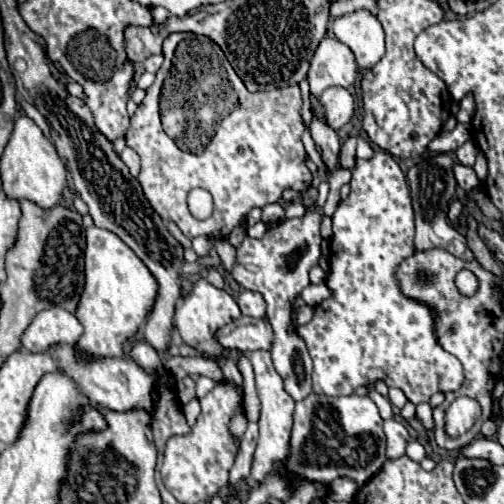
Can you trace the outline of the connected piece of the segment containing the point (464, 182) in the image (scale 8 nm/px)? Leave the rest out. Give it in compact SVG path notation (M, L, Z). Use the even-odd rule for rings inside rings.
M455 162L455 164L453 164L453 174L455 174L457 184L459 184L465 192L469 192L471 188L479 186L479 180L477 180L473 168L469 168L469 166L463 166L463 164Z

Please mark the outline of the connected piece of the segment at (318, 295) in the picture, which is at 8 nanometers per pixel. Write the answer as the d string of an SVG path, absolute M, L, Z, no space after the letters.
M317 284L317 286L307 286L301 292L301 298L305 300L305 304L309 306L317 306L321 300L329 298L329 288L325 284Z

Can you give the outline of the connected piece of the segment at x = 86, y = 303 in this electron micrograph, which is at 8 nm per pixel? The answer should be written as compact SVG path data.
M91 226L85 230L87 234L87 248L85 248L85 284L83 292L79 296L77 310L73 312L77 320L83 324L83 334L77 340L77 350L85 356L93 358L121 358L125 354L125 344L137 334L137 330L145 324L147 316L153 310L155 298L157 298L157 280L149 272L149 268L137 258L137 254L113 232Z

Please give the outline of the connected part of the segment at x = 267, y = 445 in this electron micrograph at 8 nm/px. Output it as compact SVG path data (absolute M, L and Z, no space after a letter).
M255 350L255 352L249 354L249 360L251 360L251 364L253 364L257 394L259 394L259 400L261 400L259 442L257 442L255 462L253 462L251 476L249 476L249 486L257 488L257 486L261 484L261 480L265 480L265 476L273 470L273 464L275 464L275 462L283 462L285 456L289 454L289 432L291 432L291 426L293 426L293 408L295 408L295 402L293 402L293 398L283 390L281 376L277 374L277 370L273 368L273 362L271 362L271 352Z

